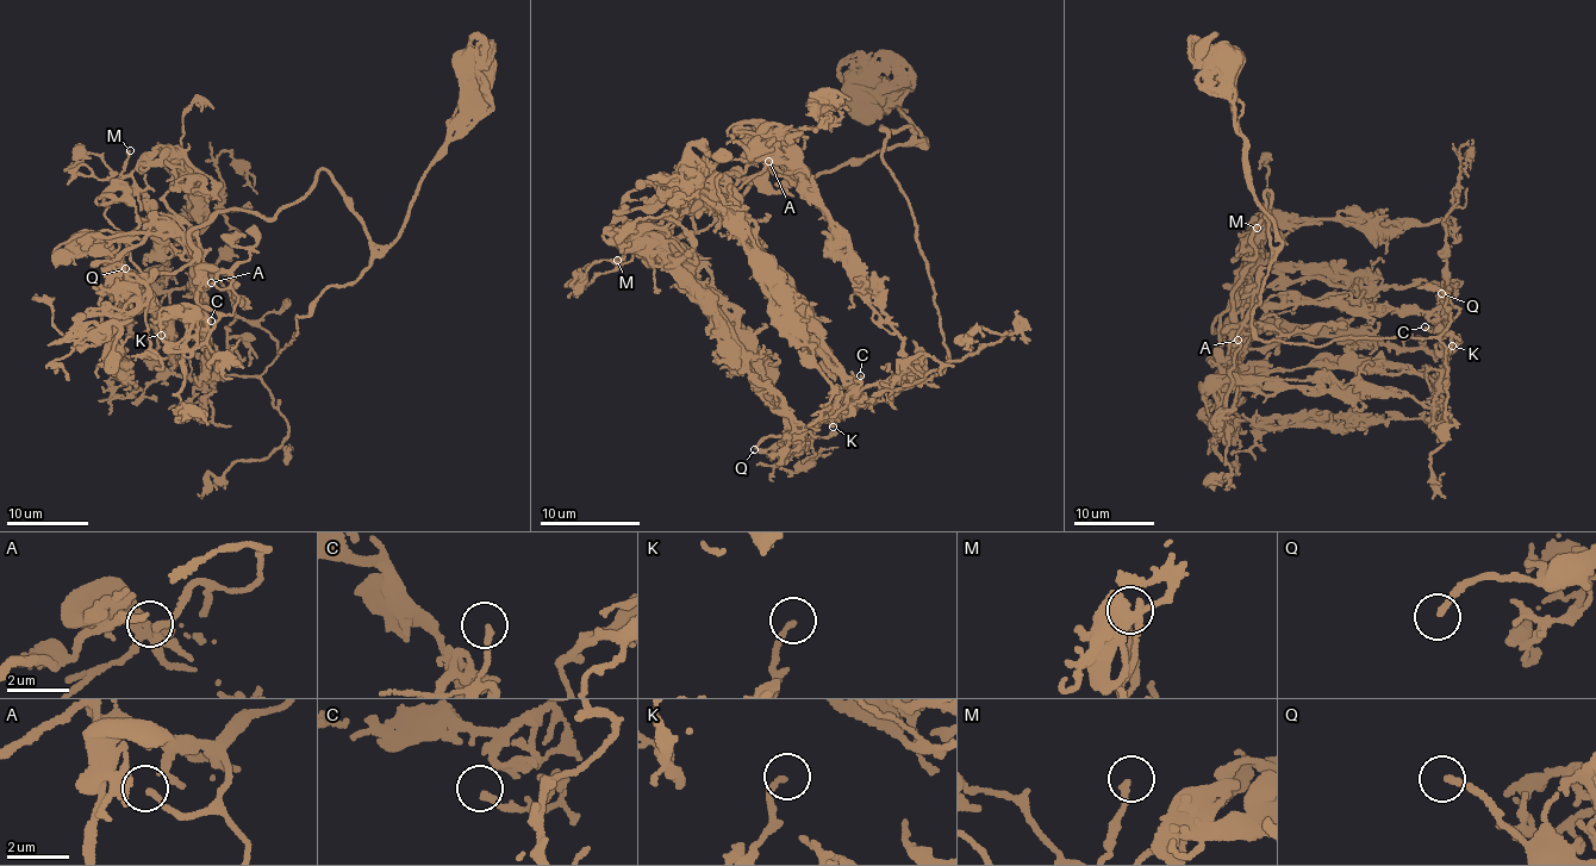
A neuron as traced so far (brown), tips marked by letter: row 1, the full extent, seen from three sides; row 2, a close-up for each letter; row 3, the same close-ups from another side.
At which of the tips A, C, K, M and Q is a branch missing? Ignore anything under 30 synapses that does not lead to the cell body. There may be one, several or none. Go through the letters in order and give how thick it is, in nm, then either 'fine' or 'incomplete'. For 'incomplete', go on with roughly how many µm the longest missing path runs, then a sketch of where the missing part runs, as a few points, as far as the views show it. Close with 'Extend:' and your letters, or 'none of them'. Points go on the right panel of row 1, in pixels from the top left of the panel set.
A: 170 nm | fine
C: 200 nm | fine
K: 170 nm | fine
M: 180 nm | fine
Q: 190 nm | incomplete | 20 µm | (1441, 293), (1448, 293), (1454, 325), (1469, 305), (1469, 292), (1460, 296)
Extend: Q

